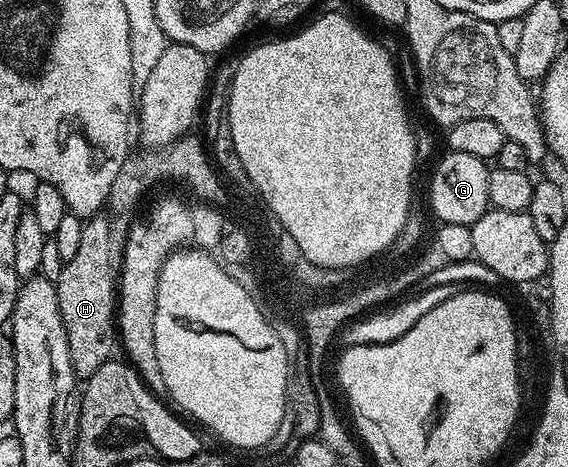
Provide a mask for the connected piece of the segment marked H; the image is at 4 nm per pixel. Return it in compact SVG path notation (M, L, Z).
M93 216L84 222L78 252L60 267L56 295L62 324L66 328L66 340L70 344L72 367L77 376L86 380L113 357L112 345L115 347L118 342L118 278L114 273L114 258L112 262L112 226L104 216Z

